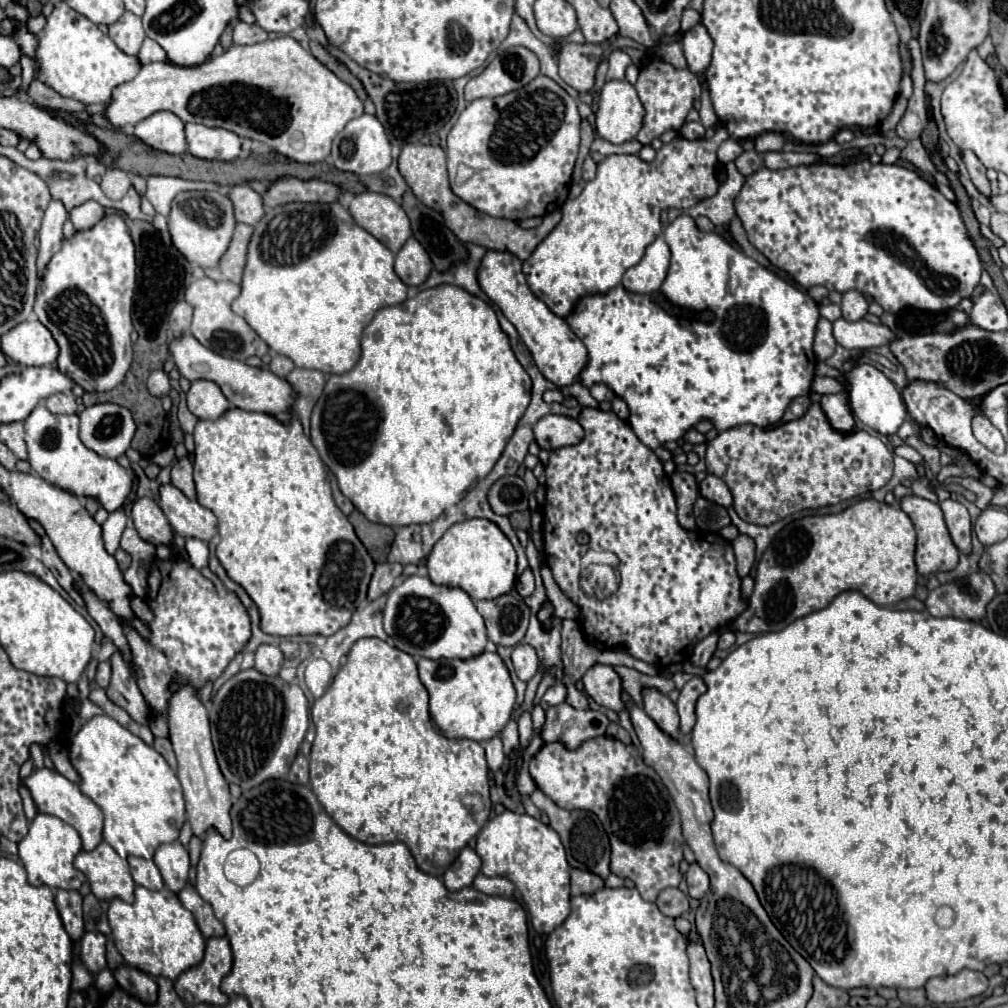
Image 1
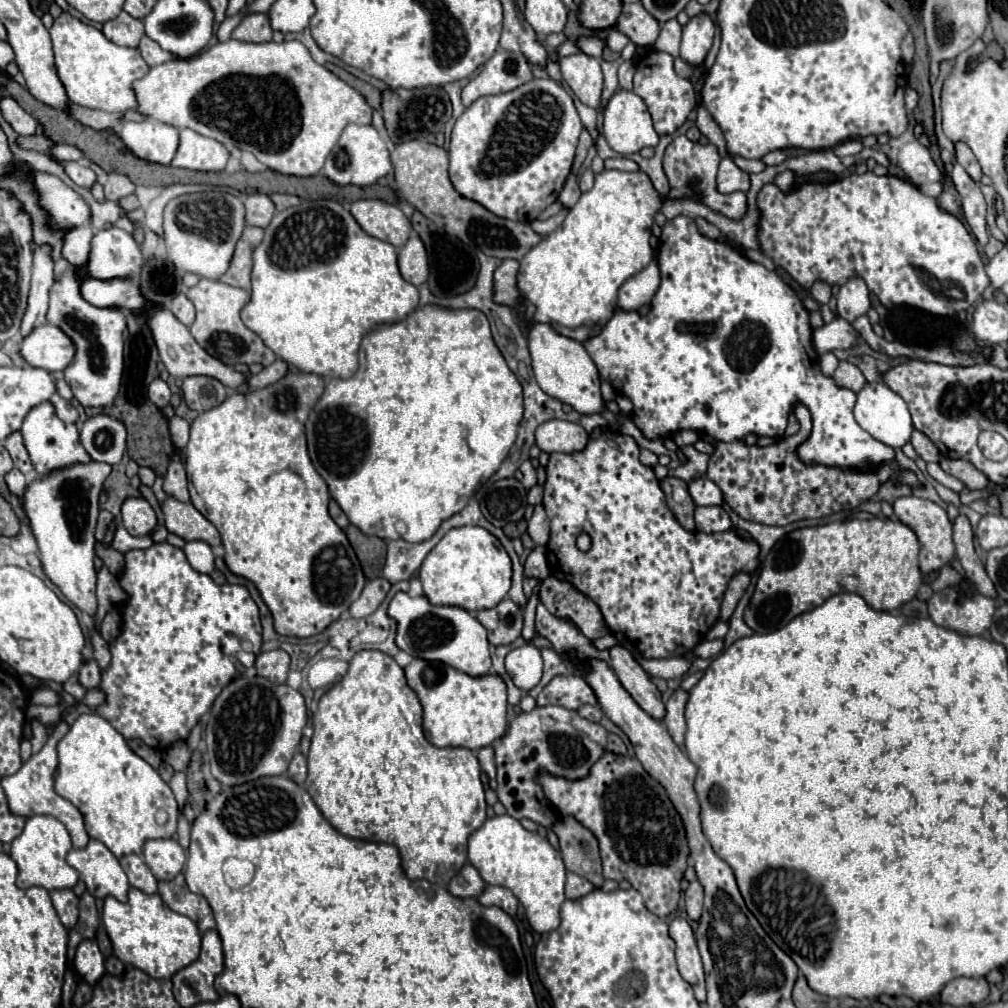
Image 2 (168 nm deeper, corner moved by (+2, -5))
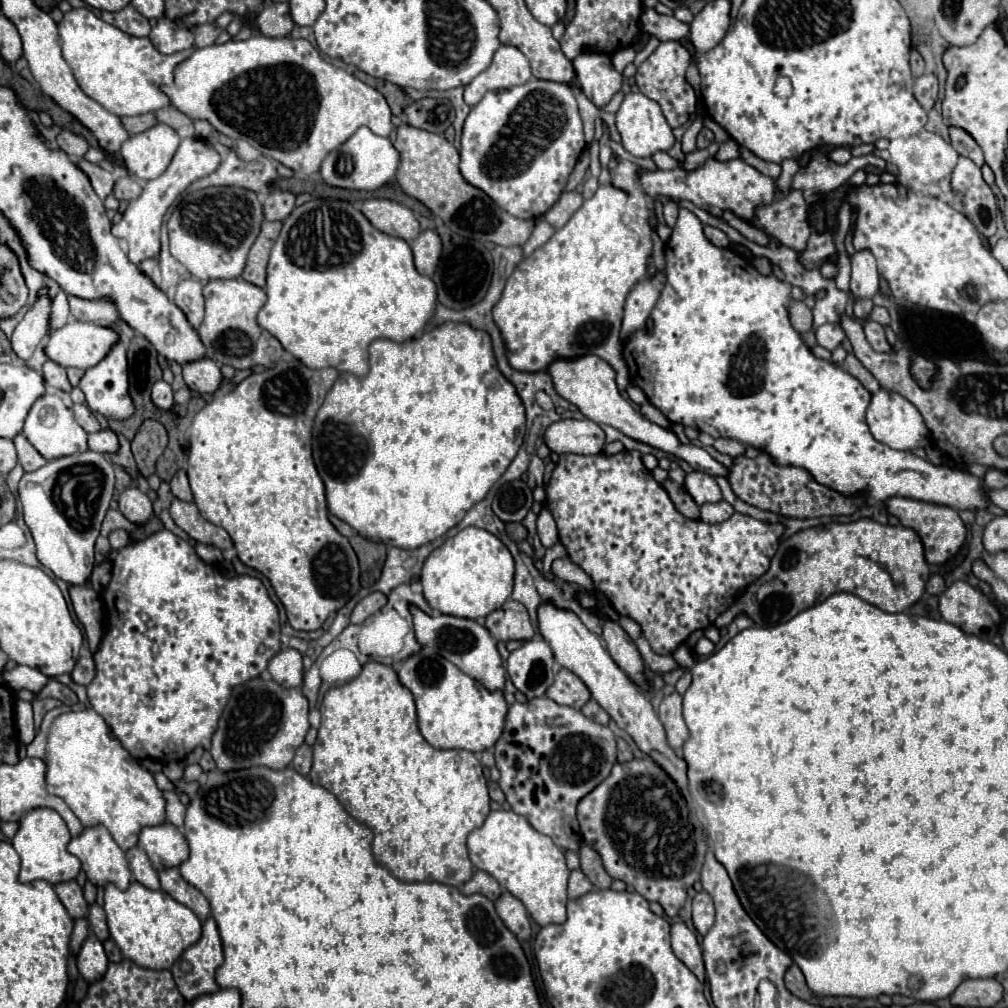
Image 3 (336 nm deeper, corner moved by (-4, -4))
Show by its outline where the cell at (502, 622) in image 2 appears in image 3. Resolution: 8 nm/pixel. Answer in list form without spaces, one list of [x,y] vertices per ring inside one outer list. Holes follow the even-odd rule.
[[[507,600],[499,610],[491,612],[485,618],[485,628],[503,642],[509,640],[531,640],[535,636],[535,628],[527,614],[527,608],[515,600]]]

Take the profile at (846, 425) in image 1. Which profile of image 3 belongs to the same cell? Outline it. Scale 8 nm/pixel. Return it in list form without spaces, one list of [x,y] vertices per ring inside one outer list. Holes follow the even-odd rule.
[[[679,208],[679,218],[677,224],[673,228],[673,234],[665,246],[665,256],[667,256],[667,282],[665,288],[655,304],[655,328],[651,332],[643,330],[643,332],[635,332],[635,336],[631,336],[631,340],[625,342],[623,346],[623,358],[629,366],[629,378],[631,384],[639,386],[647,400],[657,406],[667,420],[683,424],[683,426],[695,426],[699,432],[707,432],[713,438],[721,436],[721,438],[733,438],[745,446],[753,446],[761,452],[767,452],[771,456],[771,460],[777,466],[799,466],[803,470],[807,470],[815,482],[843,494],[843,496],[855,496],[855,494],[863,494],[867,506],[879,504],[891,496],[903,496],[903,498],[913,498],[913,500],[923,500],[923,502],[931,502],[931,504],[941,504],[941,506],[949,506],[955,510],[981,510],[989,506],[989,500],[985,498],[985,486],[983,480],[957,470],[957,468],[949,468],[949,466],[935,466],[925,458],[915,456],[913,452],[899,452],[899,450],[891,450],[889,446],[877,442],[871,432],[869,426],[865,422],[865,410],[871,402],[871,394],[865,390],[865,386],[853,378],[849,372],[845,372],[841,366],[815,358],[813,352],[803,344],[799,332],[795,332],[795,328],[789,322],[789,312],[785,308],[785,300],[791,292],[791,286],[777,280],[775,276],[763,276],[755,270],[755,266],[751,266],[749,262],[745,262],[743,258],[739,258],[737,254],[733,254],[727,248],[717,248],[713,246],[705,234],[703,234],[703,224],[699,222],[699,218],[695,214],[691,214],[685,208]]]

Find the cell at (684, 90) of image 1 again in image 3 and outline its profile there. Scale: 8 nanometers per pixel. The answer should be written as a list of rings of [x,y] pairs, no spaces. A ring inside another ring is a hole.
[[[661,42],[659,48],[637,68],[635,74],[639,92],[659,102],[663,116],[667,118],[671,128],[685,124],[689,116],[695,112],[695,92],[691,84],[685,80],[685,70],[689,64],[691,64],[691,54],[681,42]]]

